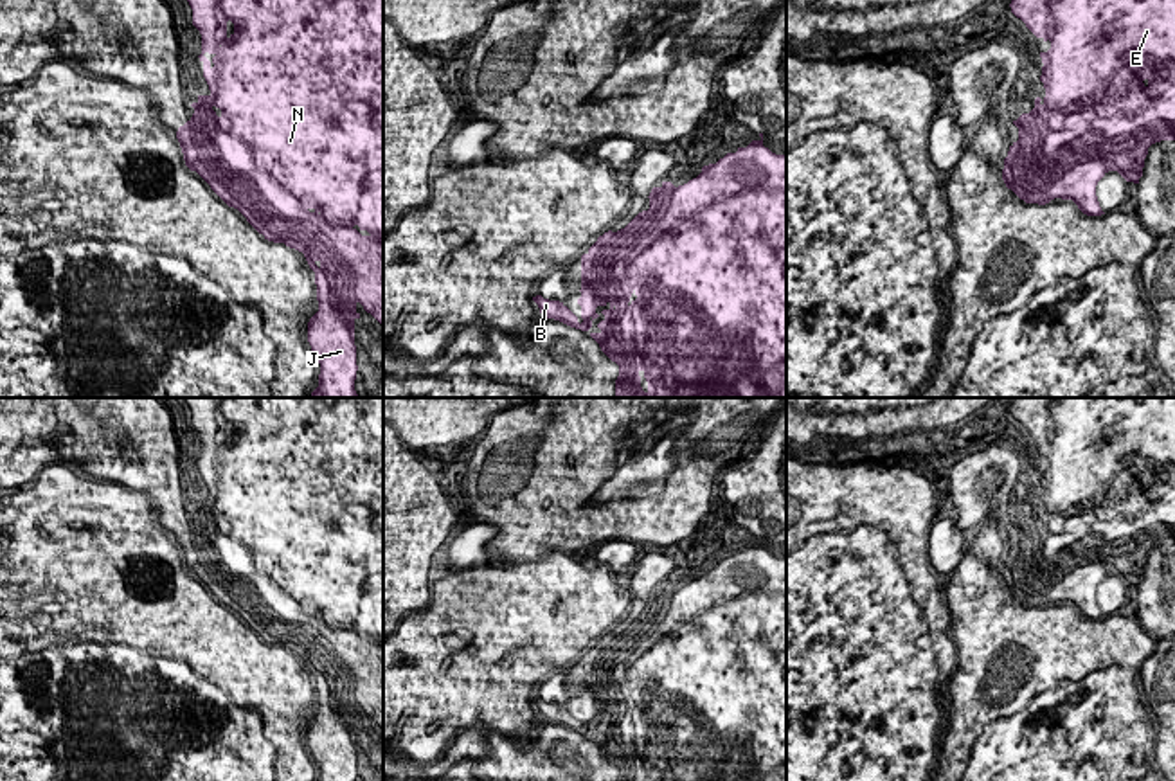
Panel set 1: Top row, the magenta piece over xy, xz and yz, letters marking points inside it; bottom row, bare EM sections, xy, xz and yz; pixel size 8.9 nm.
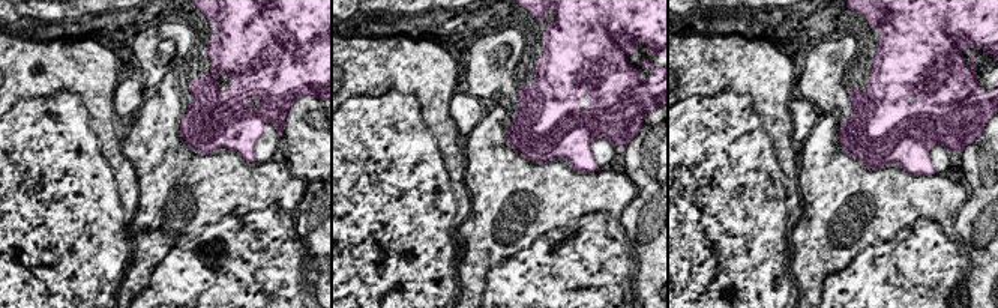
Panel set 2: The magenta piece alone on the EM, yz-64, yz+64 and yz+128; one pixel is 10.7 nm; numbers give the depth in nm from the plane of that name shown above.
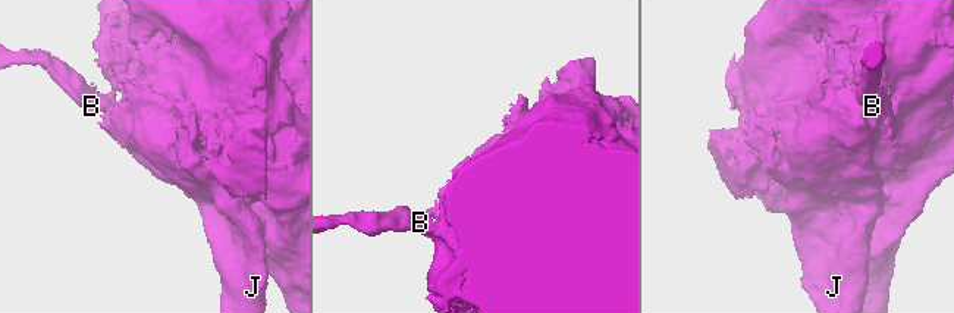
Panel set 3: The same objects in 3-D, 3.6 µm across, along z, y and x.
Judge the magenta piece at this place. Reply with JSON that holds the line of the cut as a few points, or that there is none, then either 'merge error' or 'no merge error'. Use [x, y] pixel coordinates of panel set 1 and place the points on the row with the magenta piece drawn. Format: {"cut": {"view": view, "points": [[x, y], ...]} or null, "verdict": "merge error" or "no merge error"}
{"cut": {"view": "yz", "points": [[1035, 107], [1044, 162], [1093, 121], [1107, 171]]}, "verdict": "merge error"}

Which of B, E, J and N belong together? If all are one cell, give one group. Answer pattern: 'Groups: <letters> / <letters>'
Groups: B J / E N

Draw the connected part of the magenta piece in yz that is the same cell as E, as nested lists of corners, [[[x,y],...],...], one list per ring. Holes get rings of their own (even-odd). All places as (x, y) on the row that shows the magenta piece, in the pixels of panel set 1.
[[[1011,0],[1011,13],[1044,41],[1051,41],[1047,52],[1040,52],[1045,97],[1035,99],[1035,108],[1044,119],[1053,119],[1051,135],[1044,142],[1042,164],[1047,164],[1058,137],[1067,131],[1069,119],[1098,124],[1098,158],[1105,169],[1125,175],[1126,182],[1139,184],[1148,148],[1161,140],[1175,140],[1175,0]],[[1119,97],[1123,113],[1107,113],[1103,101]]]

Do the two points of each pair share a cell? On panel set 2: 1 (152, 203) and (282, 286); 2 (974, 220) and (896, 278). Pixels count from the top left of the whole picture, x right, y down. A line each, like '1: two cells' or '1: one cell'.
1: one cell
2: two cells

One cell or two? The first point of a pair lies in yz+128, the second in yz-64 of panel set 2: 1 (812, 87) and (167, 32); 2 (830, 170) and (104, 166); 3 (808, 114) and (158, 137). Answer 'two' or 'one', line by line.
1: one
2: two
3: two

